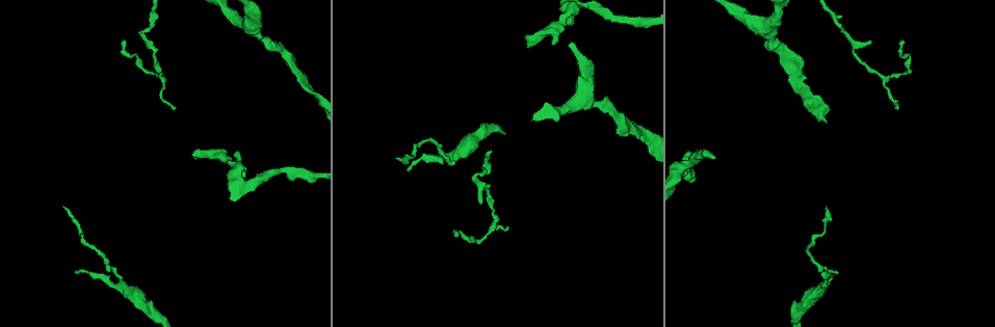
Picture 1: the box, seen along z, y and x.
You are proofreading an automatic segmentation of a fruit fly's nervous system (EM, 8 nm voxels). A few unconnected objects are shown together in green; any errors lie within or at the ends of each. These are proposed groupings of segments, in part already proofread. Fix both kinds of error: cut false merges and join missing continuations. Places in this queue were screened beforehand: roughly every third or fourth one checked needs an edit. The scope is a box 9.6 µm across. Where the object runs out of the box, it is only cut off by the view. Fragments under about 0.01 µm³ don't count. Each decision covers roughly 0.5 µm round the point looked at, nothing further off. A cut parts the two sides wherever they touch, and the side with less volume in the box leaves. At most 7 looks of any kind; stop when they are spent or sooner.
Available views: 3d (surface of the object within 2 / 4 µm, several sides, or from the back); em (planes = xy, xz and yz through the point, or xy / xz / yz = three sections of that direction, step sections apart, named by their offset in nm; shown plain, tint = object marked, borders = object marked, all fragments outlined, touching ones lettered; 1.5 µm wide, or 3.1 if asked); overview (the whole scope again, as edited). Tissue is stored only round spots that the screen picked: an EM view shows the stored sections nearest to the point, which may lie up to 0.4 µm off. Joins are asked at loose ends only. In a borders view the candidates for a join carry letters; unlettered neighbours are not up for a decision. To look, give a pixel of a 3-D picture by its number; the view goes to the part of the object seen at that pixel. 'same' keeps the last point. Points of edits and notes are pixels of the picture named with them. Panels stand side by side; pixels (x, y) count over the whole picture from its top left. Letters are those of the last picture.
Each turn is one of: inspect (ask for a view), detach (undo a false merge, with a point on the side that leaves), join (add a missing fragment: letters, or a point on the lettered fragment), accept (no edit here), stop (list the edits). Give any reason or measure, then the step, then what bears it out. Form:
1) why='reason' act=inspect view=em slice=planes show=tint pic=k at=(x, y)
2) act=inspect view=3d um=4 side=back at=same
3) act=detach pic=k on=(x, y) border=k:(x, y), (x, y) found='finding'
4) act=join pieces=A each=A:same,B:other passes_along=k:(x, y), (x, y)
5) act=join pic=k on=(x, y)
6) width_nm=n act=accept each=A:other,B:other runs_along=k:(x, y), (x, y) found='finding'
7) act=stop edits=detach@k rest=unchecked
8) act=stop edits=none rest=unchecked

why='a narrow waist' act=inspect view=3d um=2 pic=1 at=(487, 235)

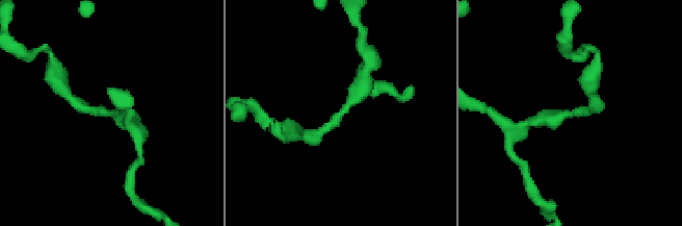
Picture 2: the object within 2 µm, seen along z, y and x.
why='now the EM' act=inspect view=em slice=planes show=borders pic=2 at=(336, 113)

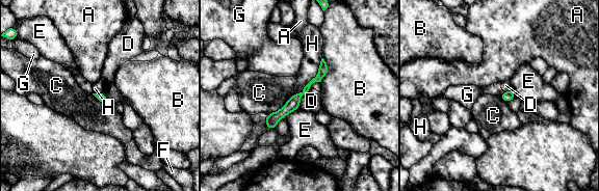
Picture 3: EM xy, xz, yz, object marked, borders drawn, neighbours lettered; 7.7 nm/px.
act=accept each=A:other,B:other,C:other,D:other,E:other,F:other,G:other,H:other found='one neuron here'

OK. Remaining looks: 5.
why='branch stops here' act=inspect view=3d um=2 pic=1 at=(713, 155)

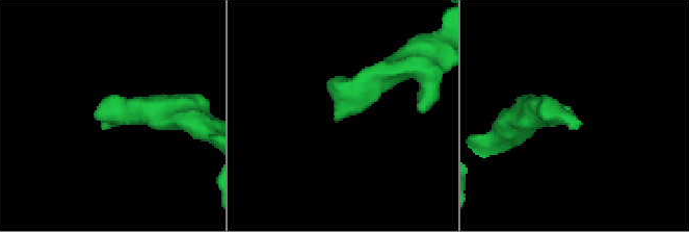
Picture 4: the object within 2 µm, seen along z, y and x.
act=inspect view=em slice=yz step=4 show=tint pic=4 at=(581, 124)

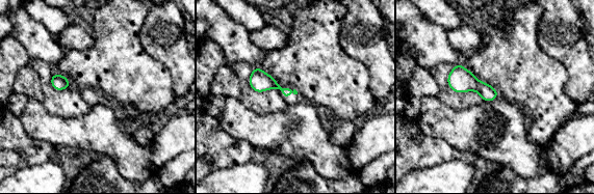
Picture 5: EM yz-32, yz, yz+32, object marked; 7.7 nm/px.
why='cut it another way' act=inspect view=em slice=xz step=8 show=borders at=same

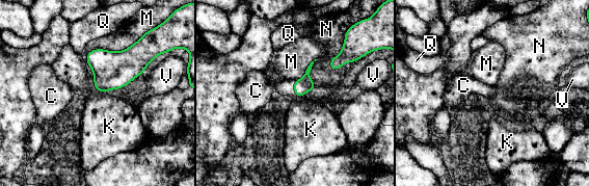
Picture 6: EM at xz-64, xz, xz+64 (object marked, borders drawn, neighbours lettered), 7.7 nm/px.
longest_contact=M:460nm act=join pieces=C each=C:same,K:other,M:other,N:other,Q:other,V:other passes_along=6:(303, 85), (294, 88), (262, 86) found='it goes on there'

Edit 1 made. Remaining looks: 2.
act=stop edits=join@6 rest=unchecked

